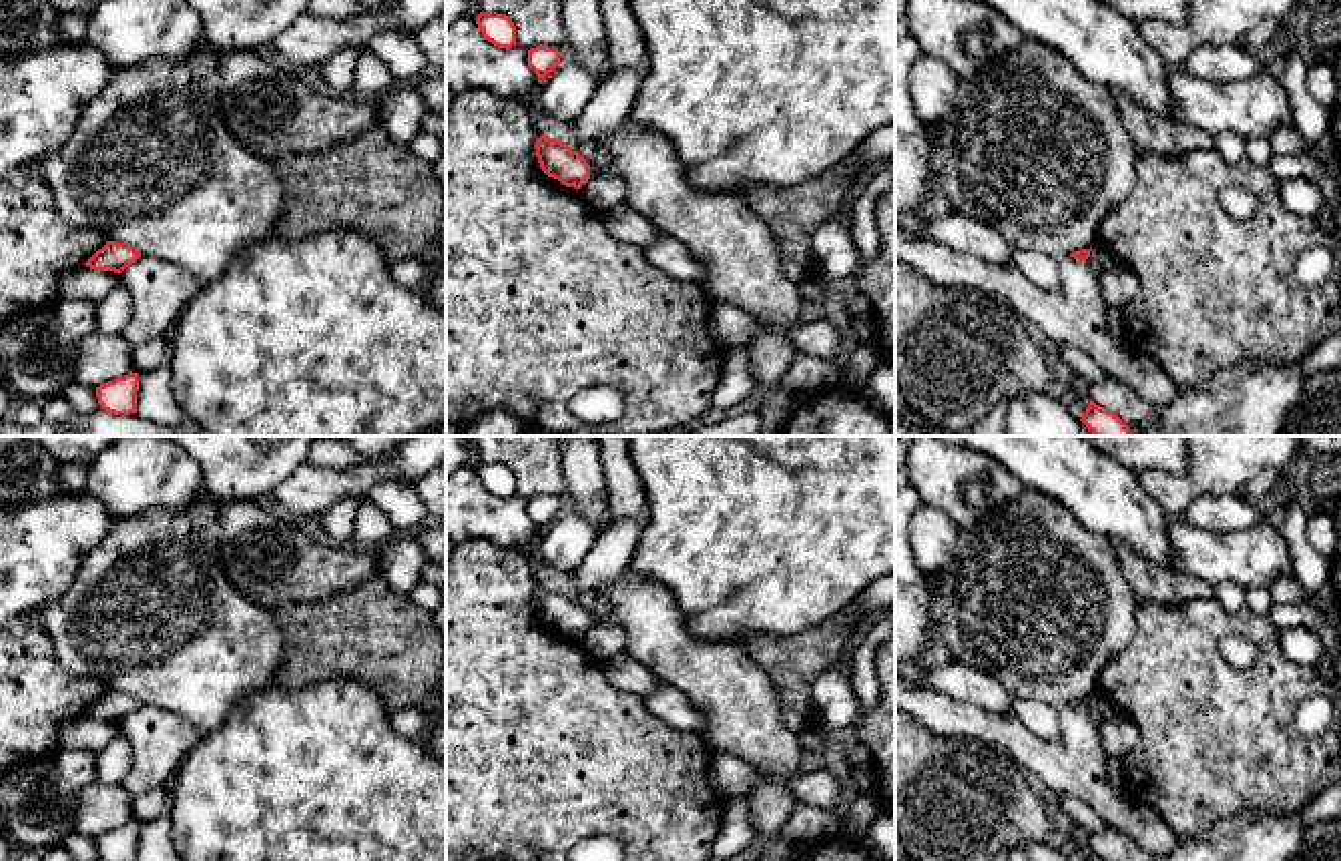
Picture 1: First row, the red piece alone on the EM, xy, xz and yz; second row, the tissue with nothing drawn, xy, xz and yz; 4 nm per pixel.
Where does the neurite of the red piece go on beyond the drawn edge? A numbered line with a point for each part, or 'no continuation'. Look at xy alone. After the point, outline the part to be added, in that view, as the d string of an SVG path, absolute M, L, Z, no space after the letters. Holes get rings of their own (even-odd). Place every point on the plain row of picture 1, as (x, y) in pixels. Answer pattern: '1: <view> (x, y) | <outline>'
no continuation

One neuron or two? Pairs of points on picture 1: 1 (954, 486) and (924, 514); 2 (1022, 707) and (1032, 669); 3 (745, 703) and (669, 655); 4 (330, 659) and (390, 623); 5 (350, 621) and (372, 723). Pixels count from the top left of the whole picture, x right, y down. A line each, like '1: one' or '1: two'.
1: two
2: two
3: one
4: one
5: two

